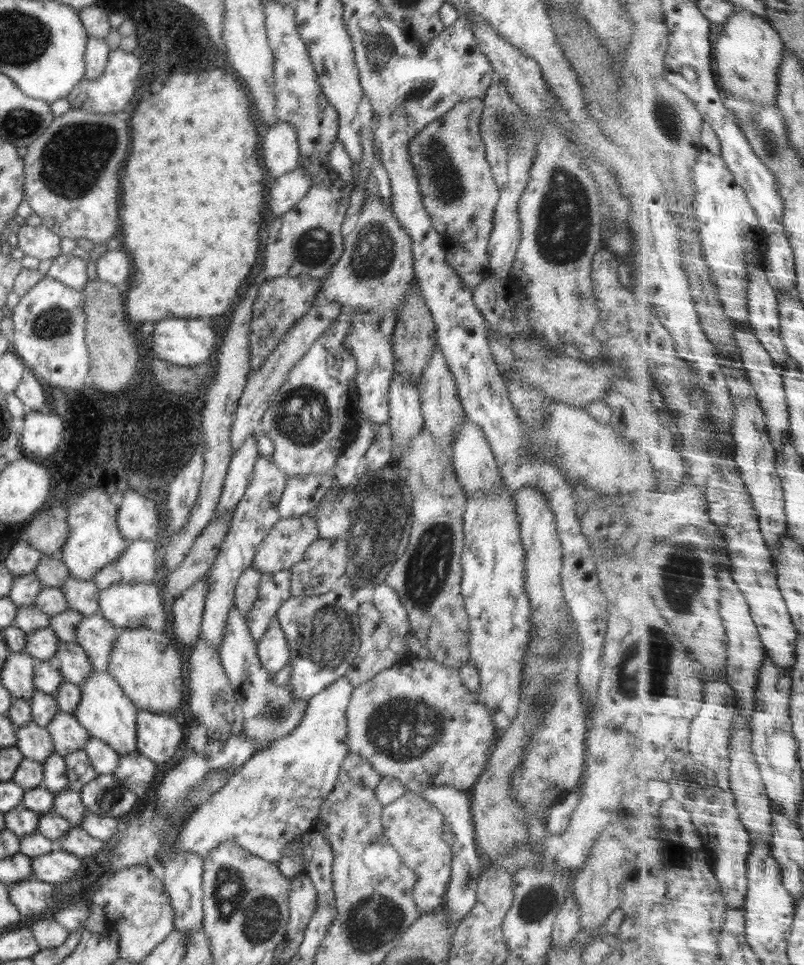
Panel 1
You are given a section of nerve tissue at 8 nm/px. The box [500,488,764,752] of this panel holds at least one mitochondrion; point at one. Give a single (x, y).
(643, 665)

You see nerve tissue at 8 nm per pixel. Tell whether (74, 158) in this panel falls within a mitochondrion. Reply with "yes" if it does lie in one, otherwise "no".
yes

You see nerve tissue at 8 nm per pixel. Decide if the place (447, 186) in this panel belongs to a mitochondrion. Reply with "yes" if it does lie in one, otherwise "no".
yes

